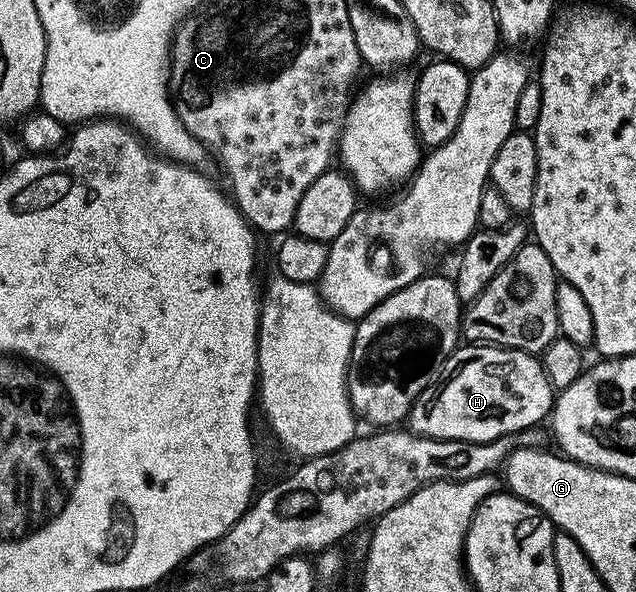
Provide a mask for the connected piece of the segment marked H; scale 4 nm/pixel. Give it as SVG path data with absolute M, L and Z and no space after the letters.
M461 344L445 362L437 381L413 402L407 426L414 434L424 438L490 442L496 438L515 436L520 430L540 427L541 421L550 417L554 397L555 387L547 376L544 361L538 355L522 350L508 350L502 346Z

